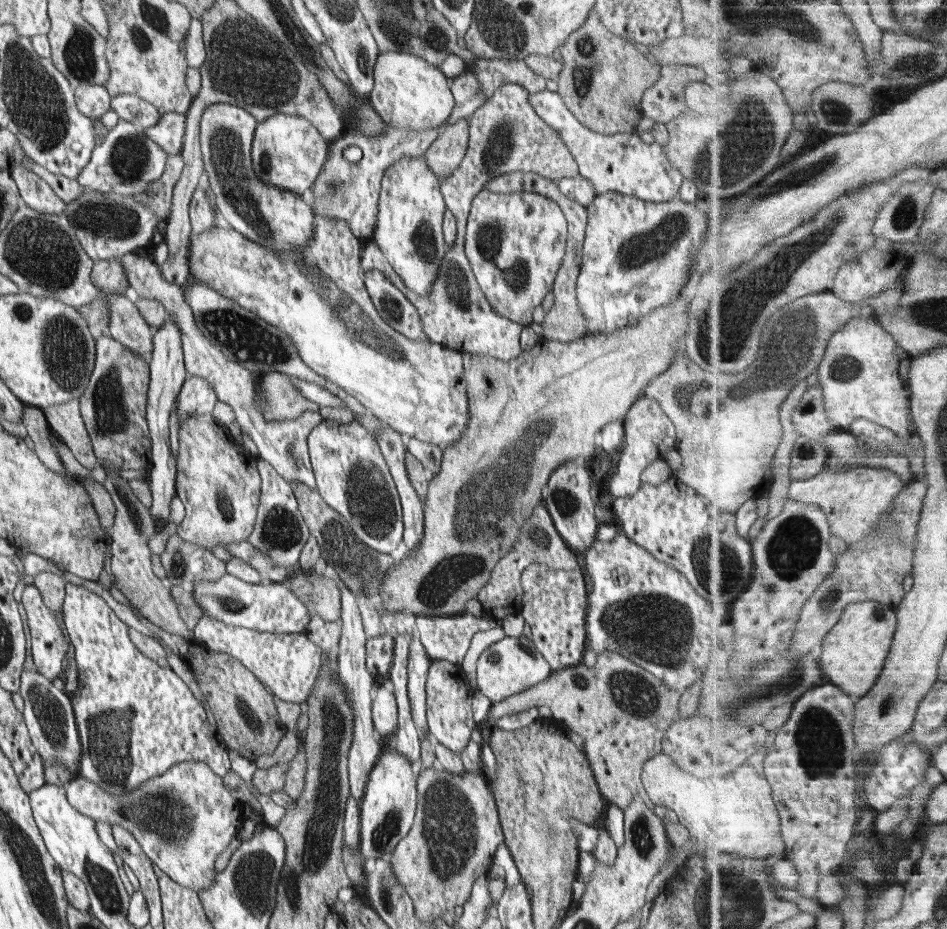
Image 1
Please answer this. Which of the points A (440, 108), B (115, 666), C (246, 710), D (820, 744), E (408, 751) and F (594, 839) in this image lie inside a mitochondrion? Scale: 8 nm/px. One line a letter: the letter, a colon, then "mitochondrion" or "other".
A: other
B: other
C: mitochondrion
D: mitochondrion
E: other
F: other

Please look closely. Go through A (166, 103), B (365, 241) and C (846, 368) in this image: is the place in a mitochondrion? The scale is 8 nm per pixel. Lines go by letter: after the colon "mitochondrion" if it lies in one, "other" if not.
A: other
B: other
C: mitochondrion

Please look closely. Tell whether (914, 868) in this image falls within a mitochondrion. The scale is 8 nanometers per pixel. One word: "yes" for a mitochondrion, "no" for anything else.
no

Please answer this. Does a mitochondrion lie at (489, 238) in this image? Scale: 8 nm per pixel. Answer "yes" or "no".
yes

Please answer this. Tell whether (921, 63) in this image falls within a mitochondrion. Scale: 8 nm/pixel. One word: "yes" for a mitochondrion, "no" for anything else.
yes

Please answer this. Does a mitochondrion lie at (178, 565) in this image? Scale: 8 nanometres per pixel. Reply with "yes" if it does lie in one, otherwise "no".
yes

